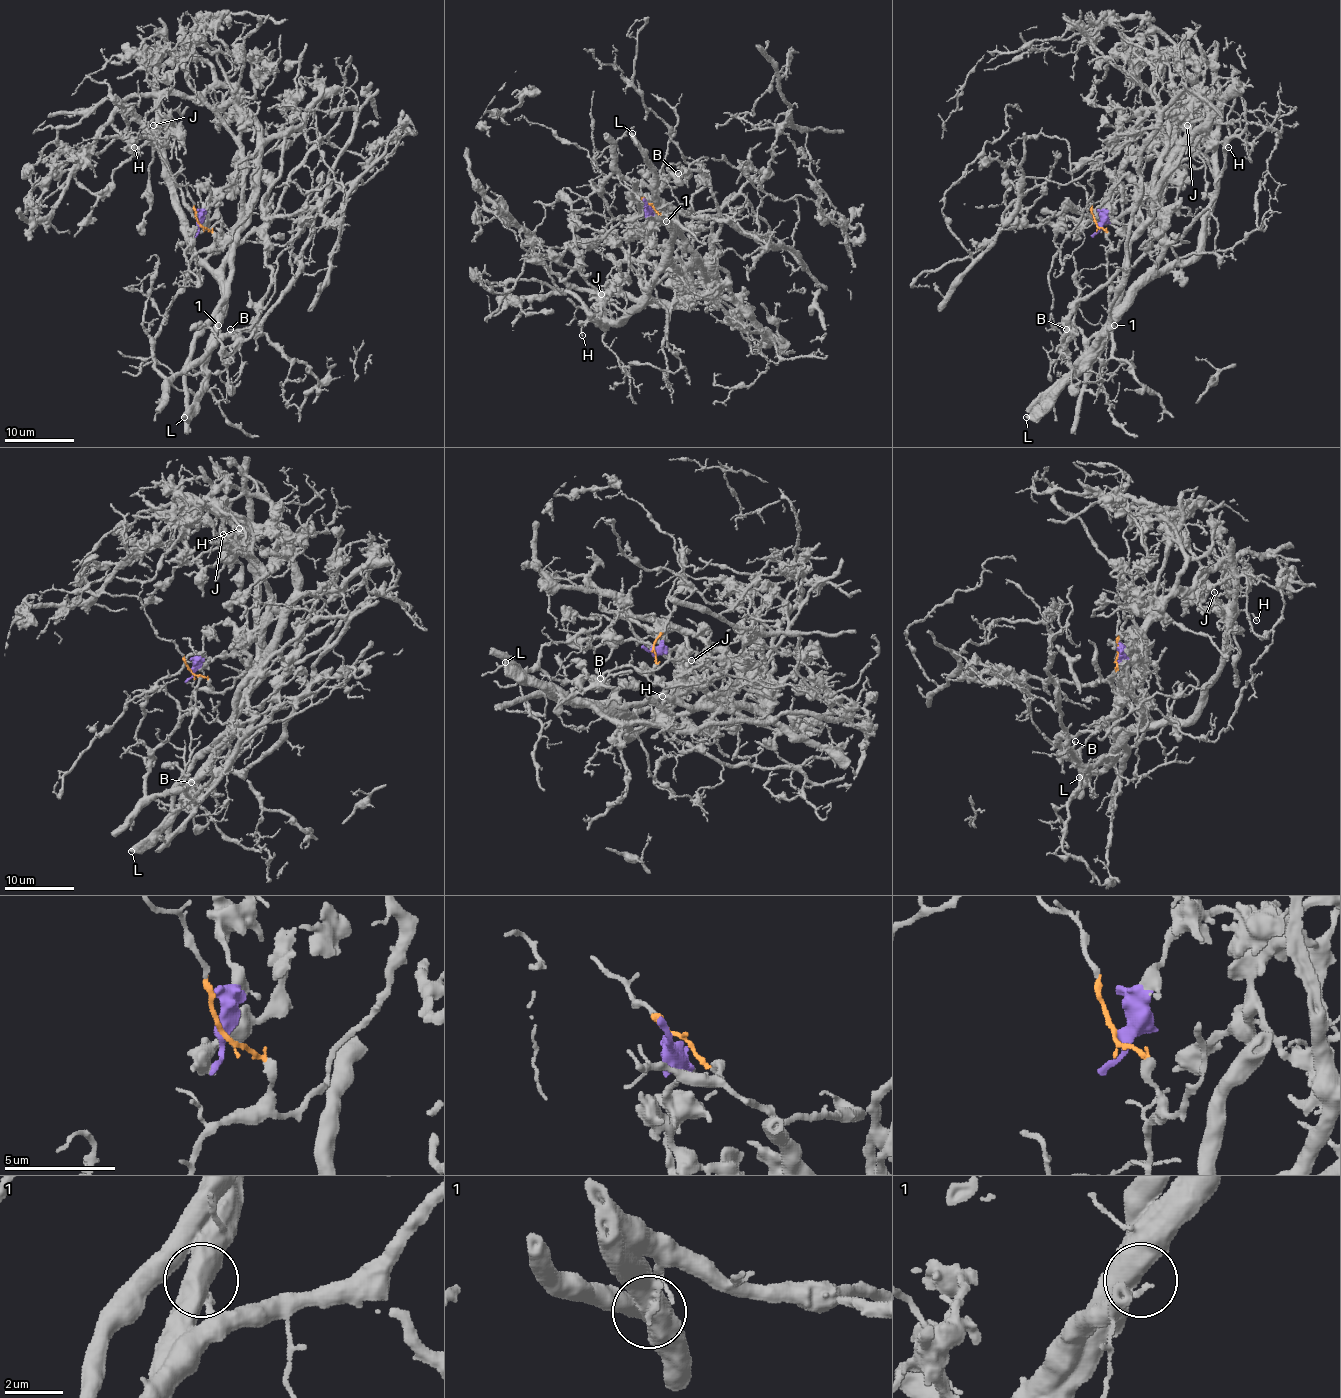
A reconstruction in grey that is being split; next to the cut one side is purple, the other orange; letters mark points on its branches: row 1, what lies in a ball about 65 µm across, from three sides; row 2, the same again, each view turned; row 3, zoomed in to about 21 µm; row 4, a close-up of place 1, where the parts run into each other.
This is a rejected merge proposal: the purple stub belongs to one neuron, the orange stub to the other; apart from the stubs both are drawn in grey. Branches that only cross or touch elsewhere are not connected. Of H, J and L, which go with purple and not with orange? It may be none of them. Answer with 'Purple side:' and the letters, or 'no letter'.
Purple side: H, J, L

